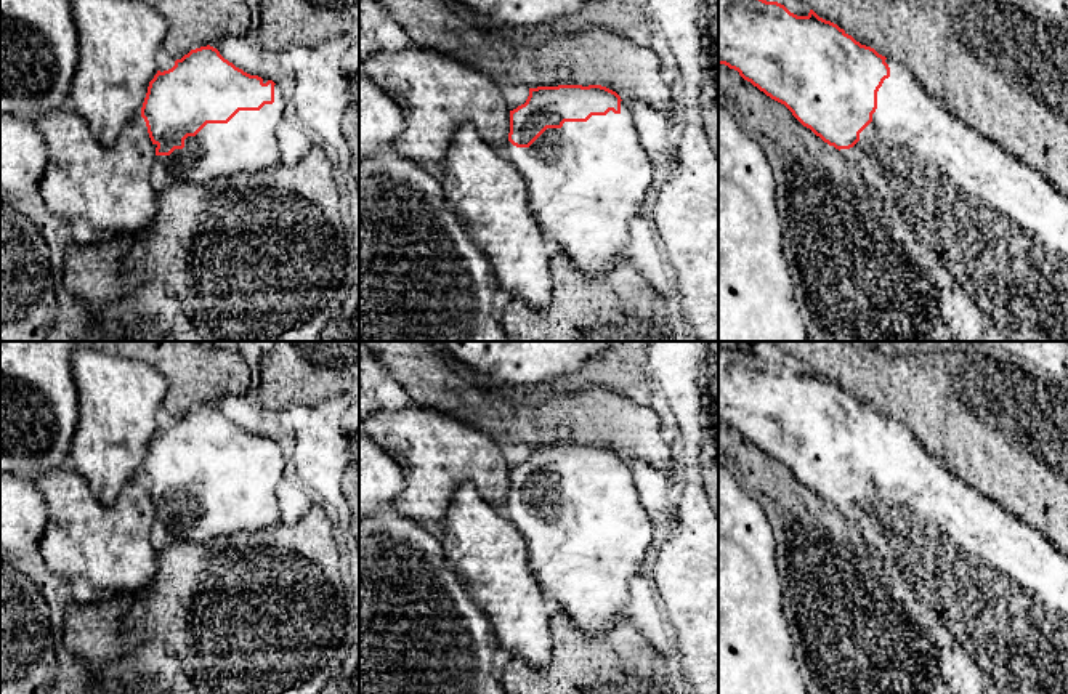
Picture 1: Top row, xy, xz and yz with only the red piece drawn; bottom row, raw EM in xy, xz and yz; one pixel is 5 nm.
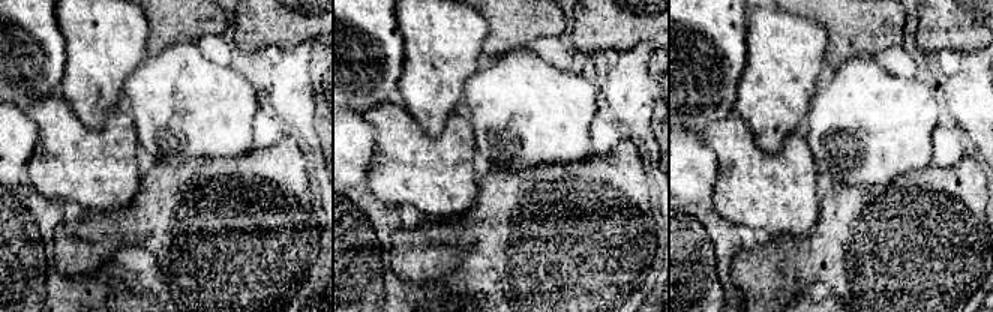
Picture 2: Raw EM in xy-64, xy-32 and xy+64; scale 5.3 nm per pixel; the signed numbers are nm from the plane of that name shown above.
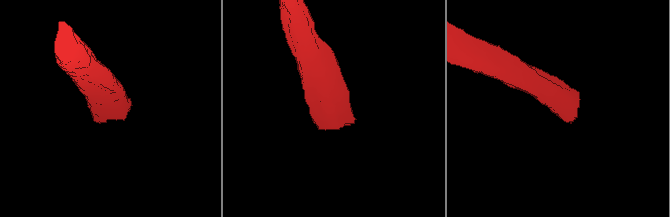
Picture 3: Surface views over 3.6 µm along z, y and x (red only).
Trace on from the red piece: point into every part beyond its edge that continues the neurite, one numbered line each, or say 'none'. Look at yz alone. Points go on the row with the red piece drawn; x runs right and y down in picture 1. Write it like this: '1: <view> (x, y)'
1: yz (999, 226)

